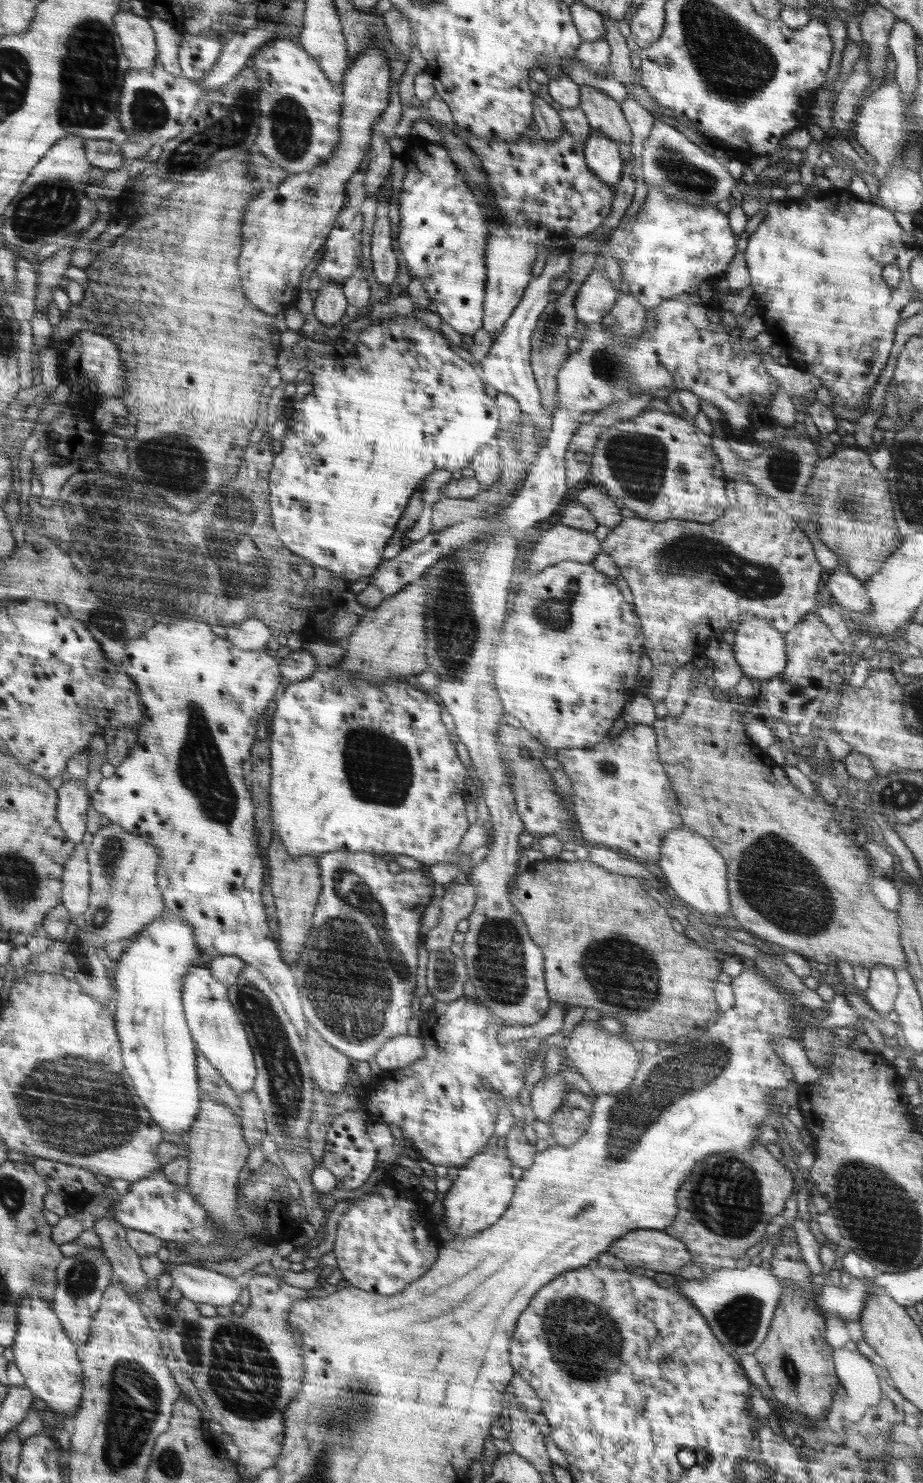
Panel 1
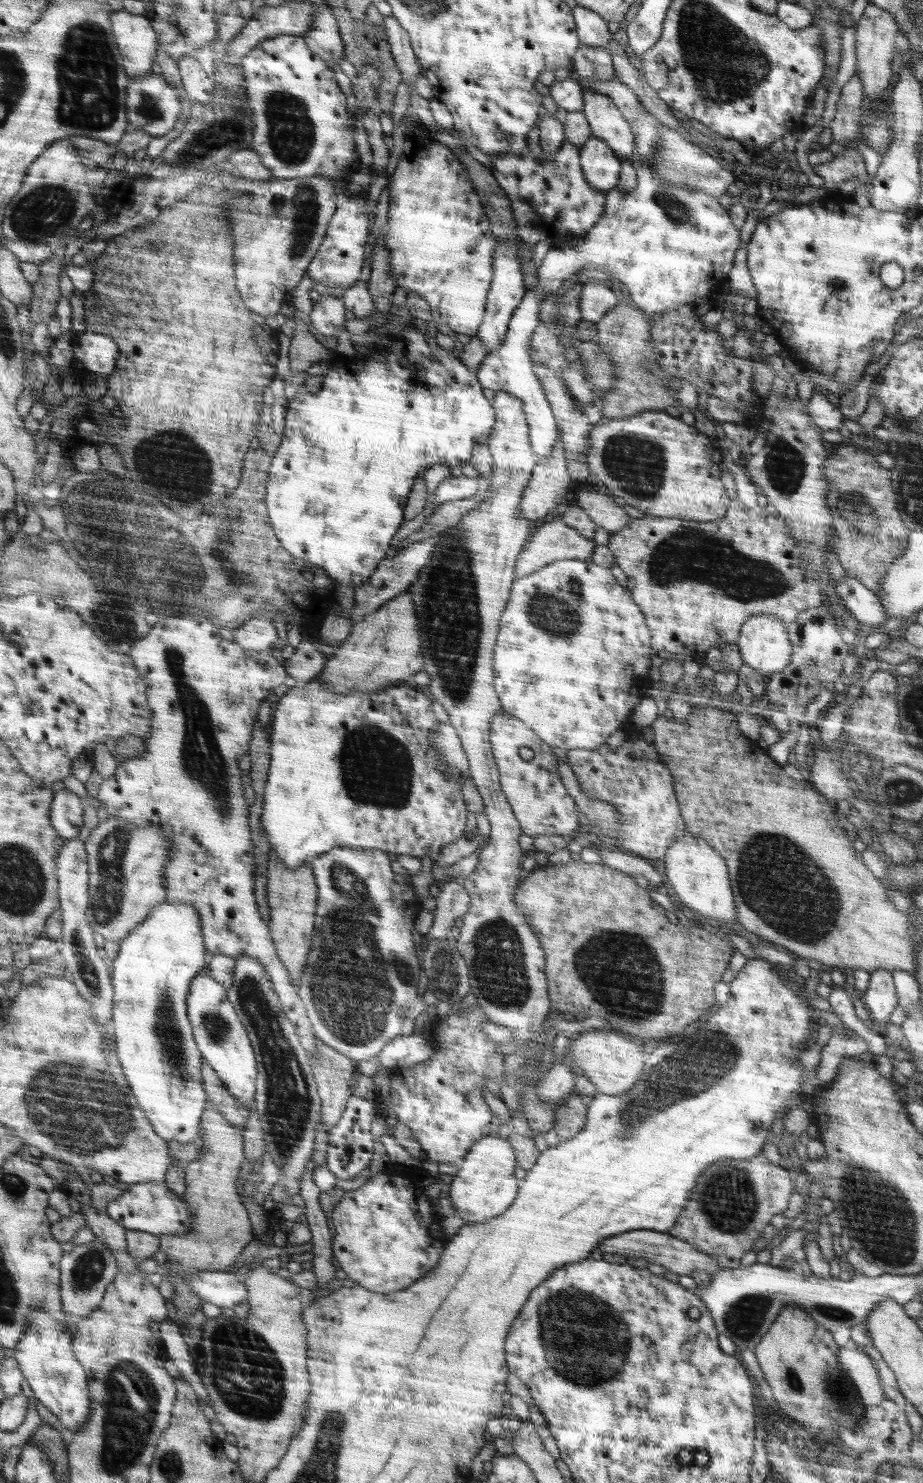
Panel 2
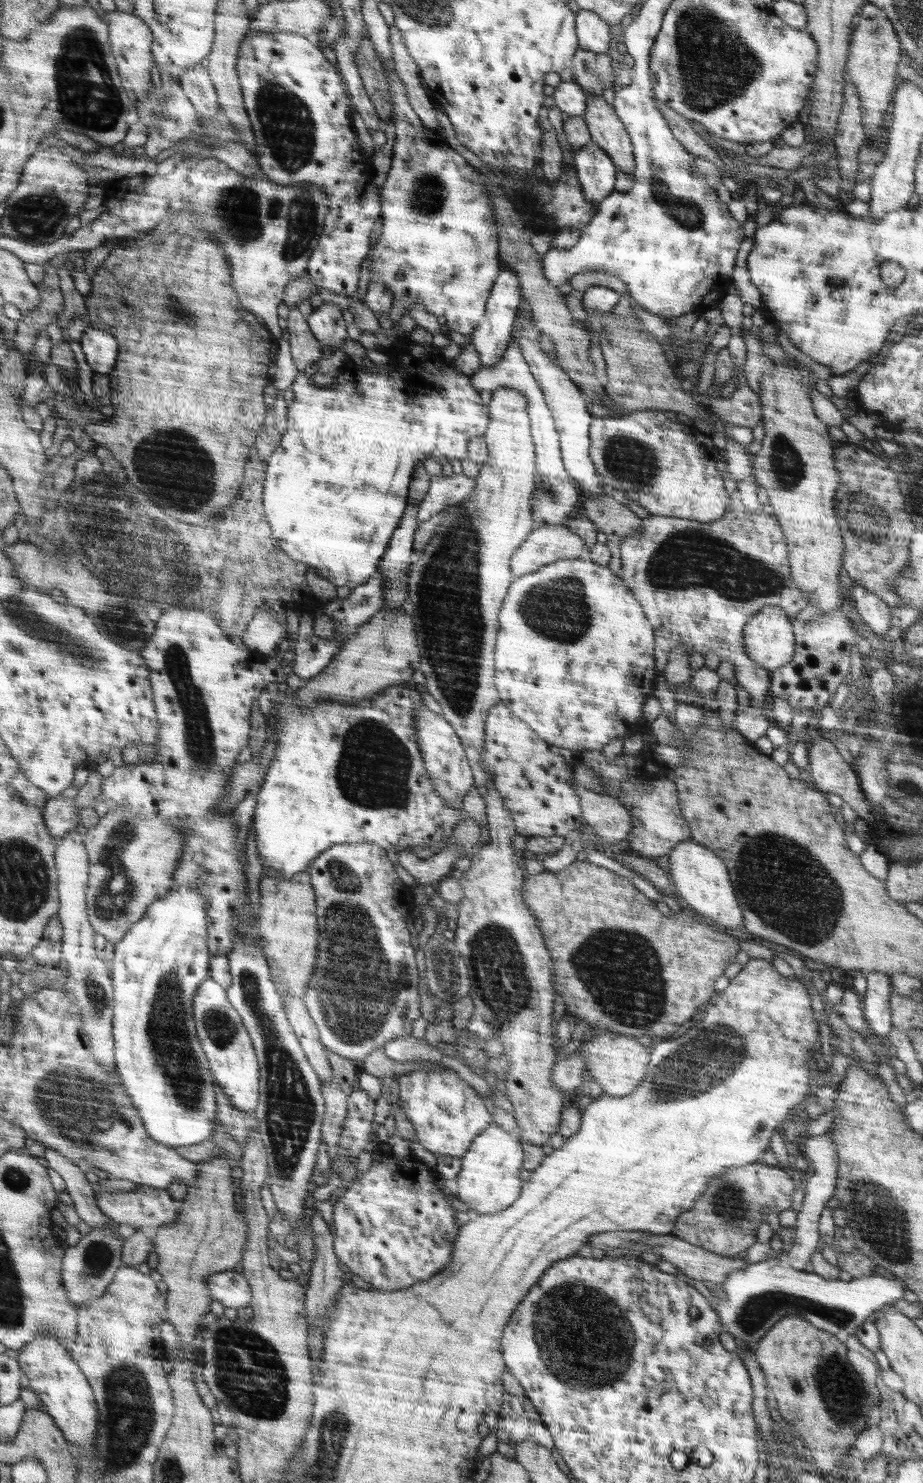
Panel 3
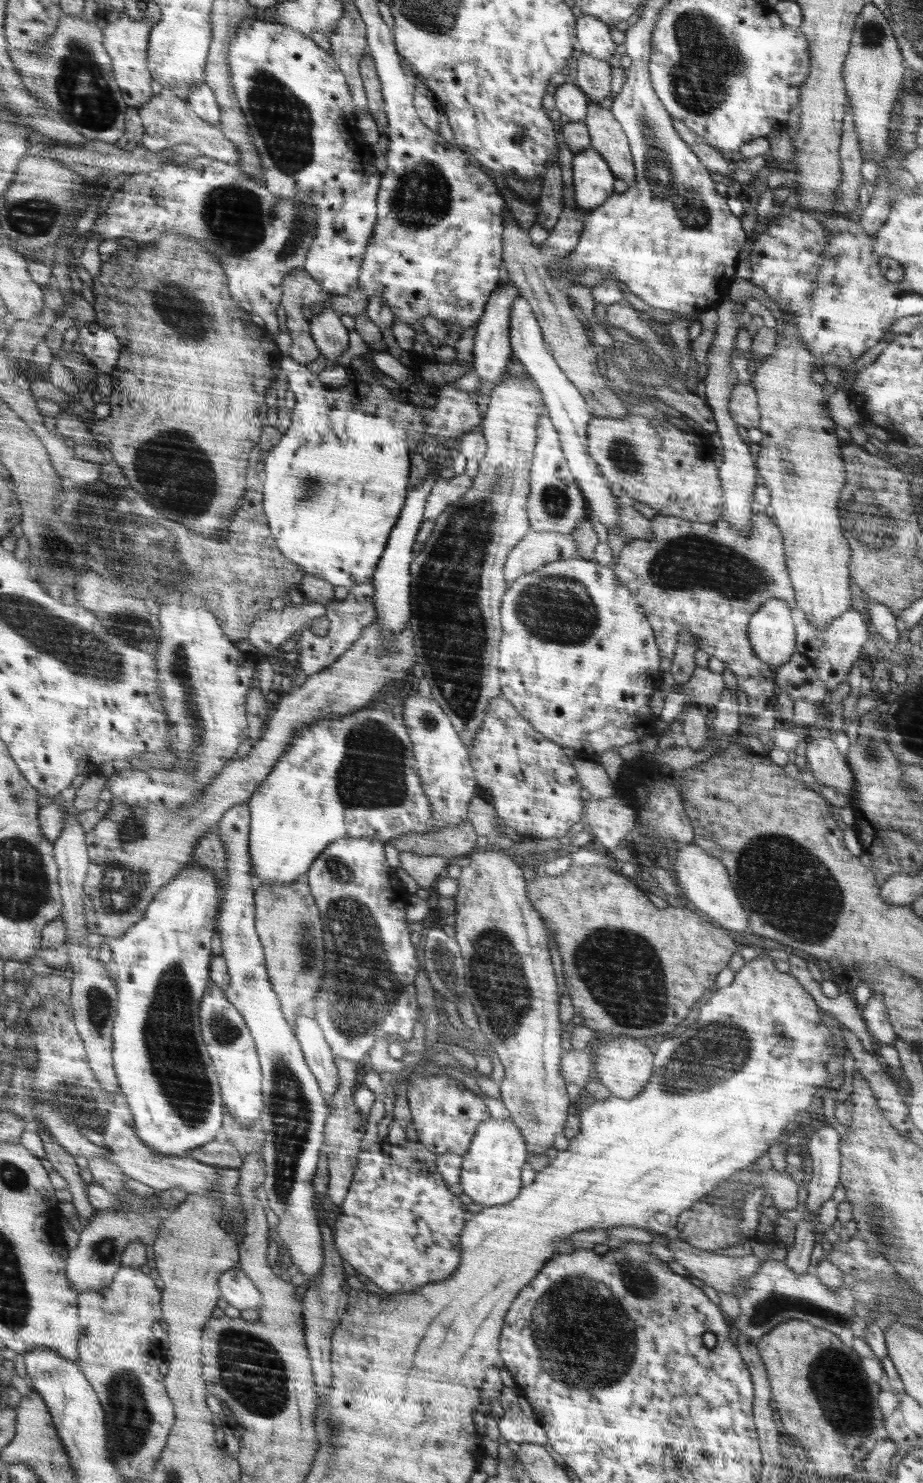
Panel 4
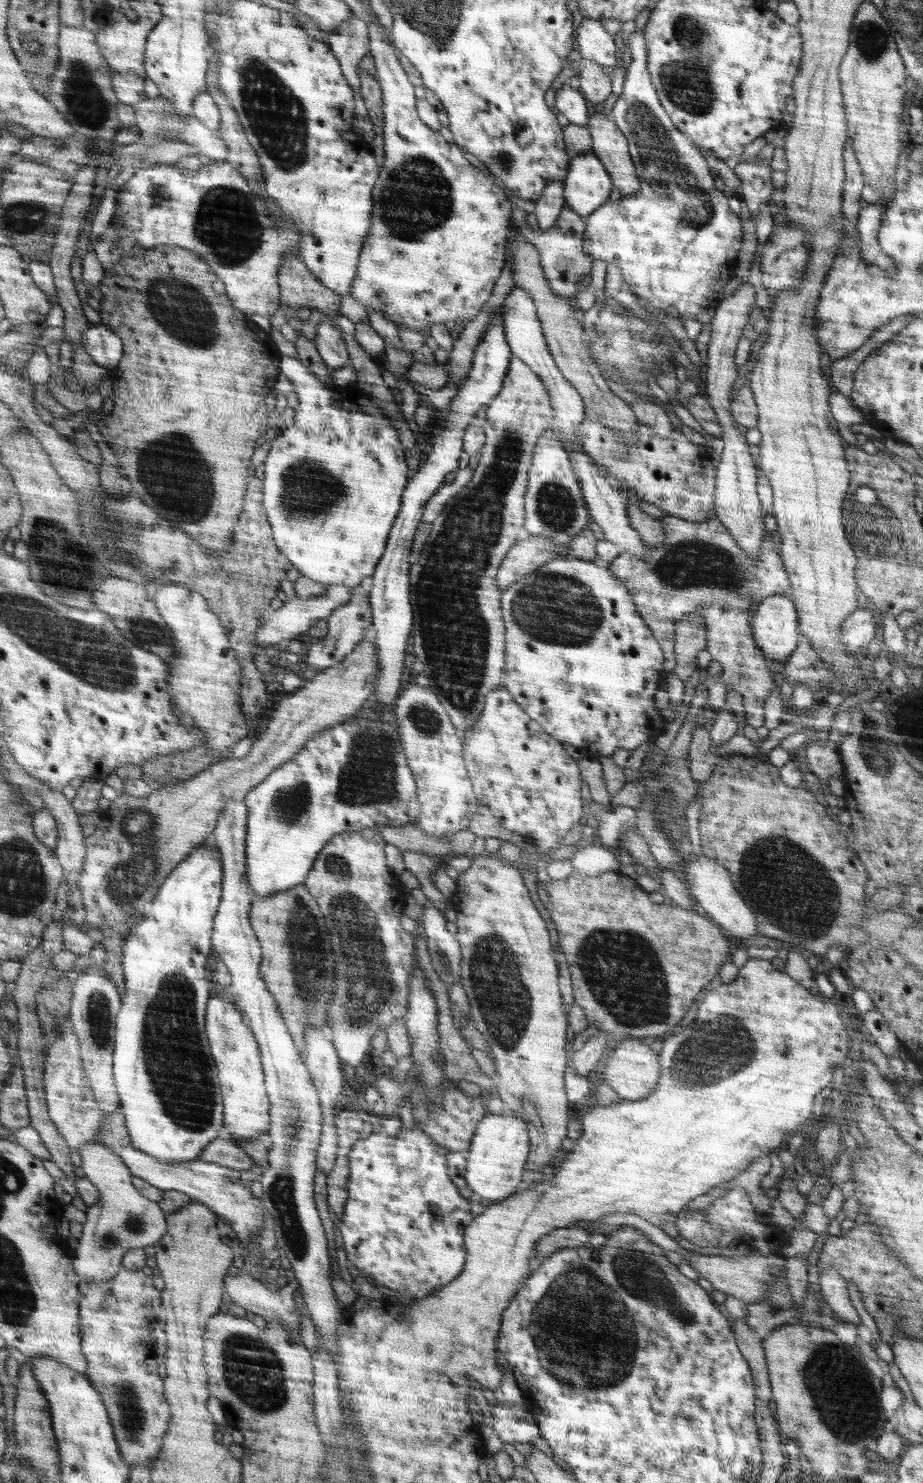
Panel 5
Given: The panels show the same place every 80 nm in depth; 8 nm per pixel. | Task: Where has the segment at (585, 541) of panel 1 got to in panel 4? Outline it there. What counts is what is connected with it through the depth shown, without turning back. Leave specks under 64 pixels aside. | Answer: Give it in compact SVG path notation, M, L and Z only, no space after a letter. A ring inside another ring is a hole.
M532 531L507 556L506 577L511 583L528 573L538 571L548 563L576 555L576 541L571 535L557 532Z

